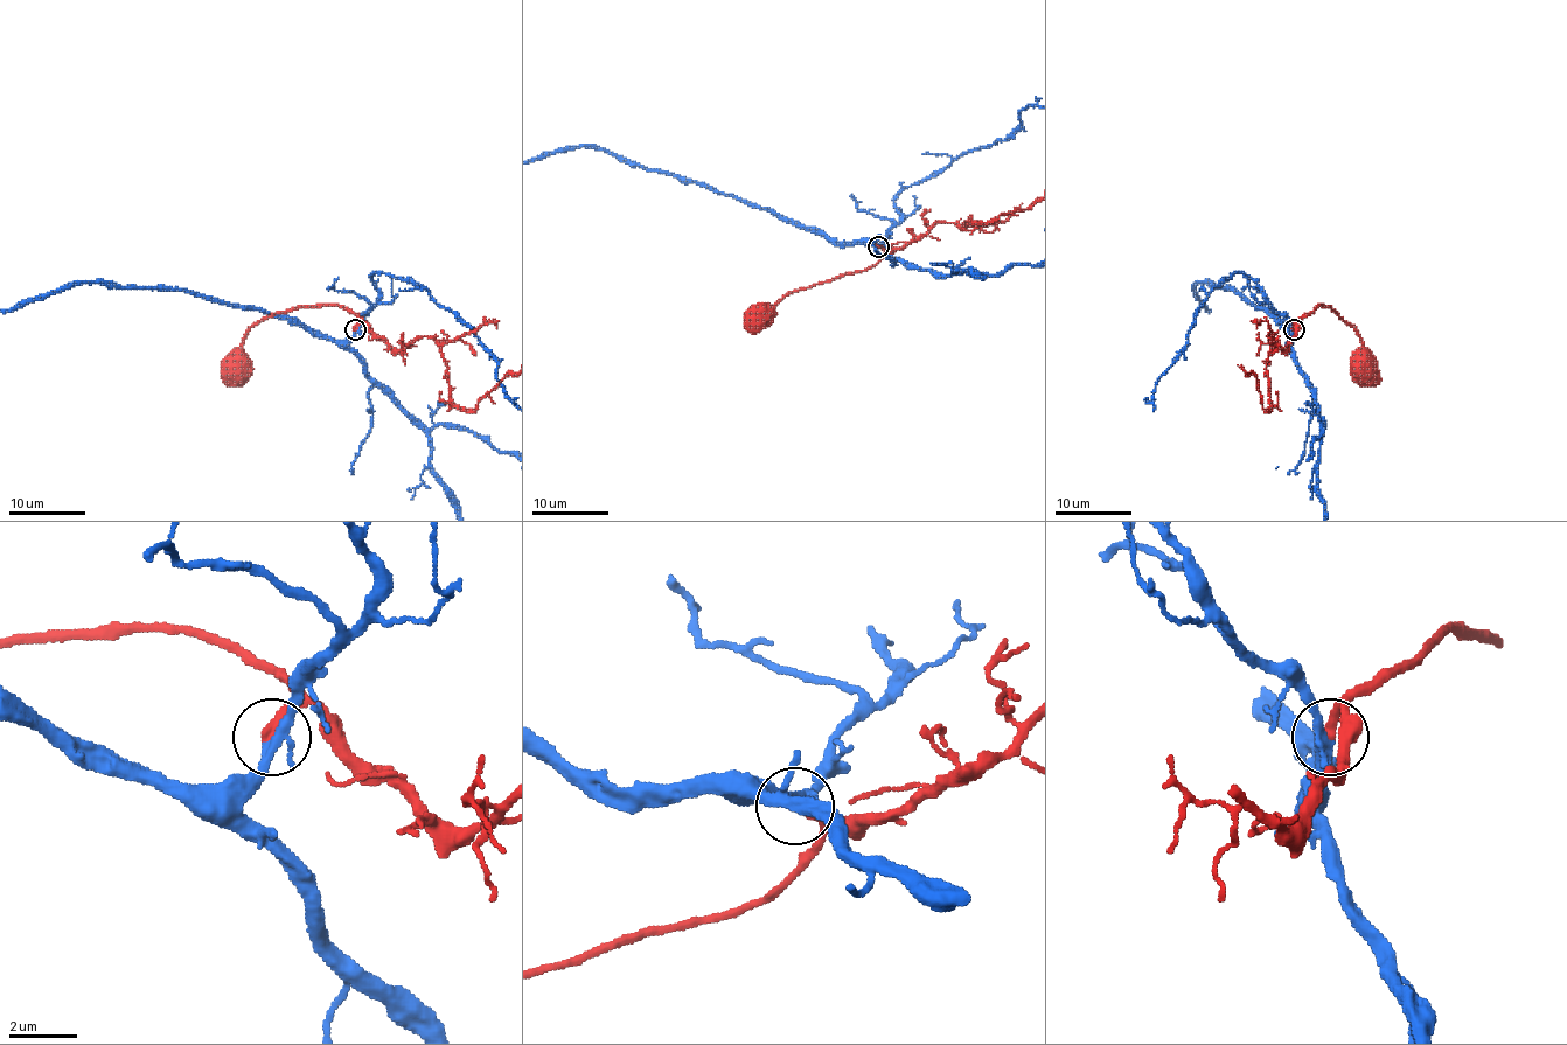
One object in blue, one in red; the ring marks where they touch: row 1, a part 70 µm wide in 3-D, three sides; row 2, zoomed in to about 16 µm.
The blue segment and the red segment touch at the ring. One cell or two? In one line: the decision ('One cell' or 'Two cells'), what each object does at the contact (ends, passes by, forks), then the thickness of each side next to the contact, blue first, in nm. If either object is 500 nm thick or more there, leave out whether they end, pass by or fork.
One cell. At the ring blue forks. At the ring red ends. Thickness 260 nm (blue) against 300 nm

